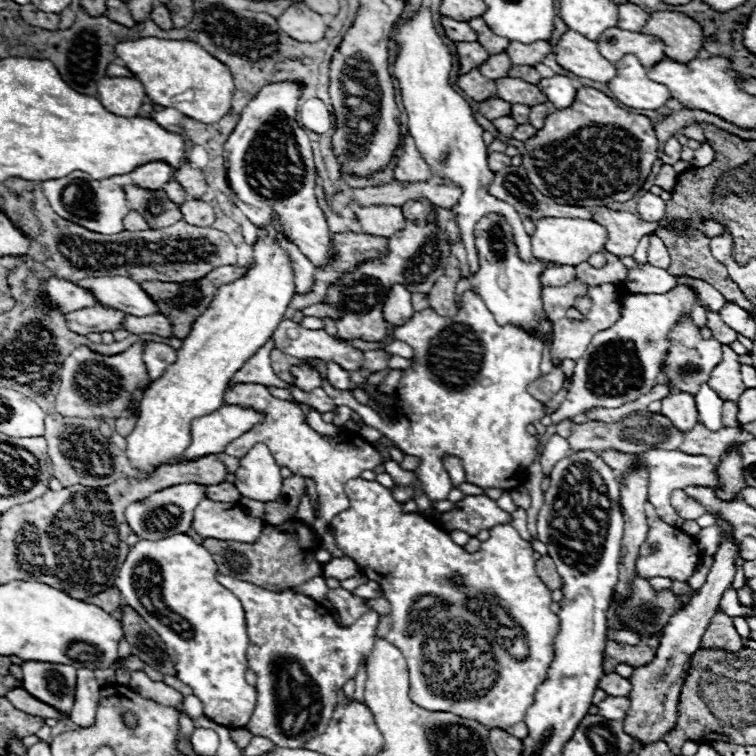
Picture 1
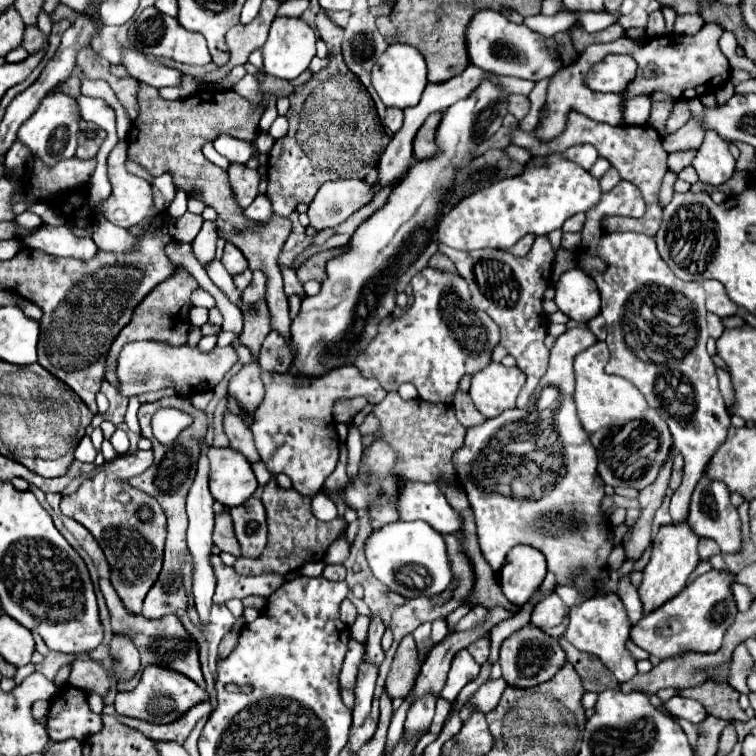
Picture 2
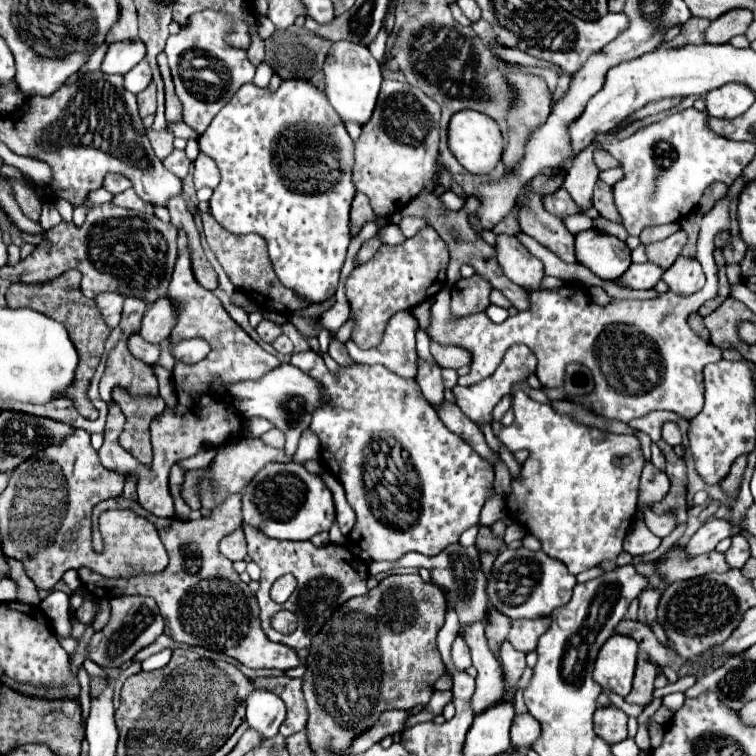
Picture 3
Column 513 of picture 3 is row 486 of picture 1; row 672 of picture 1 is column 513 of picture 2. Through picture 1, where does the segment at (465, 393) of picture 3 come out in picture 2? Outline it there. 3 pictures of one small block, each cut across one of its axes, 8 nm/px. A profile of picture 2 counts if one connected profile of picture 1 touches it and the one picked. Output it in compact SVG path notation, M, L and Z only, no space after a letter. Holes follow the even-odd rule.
M588 328L566 330L556 340L548 372L540 378L526 408L504 410L504 414L468 428L464 448L454 454L460 484L474 510L482 554L494 572L504 566L506 554L518 544L538 548L546 556L548 570L556 574L556 580L562 584L566 580L566 584L574 588L586 588L594 582L598 572L606 570L612 544L608 542L608 526L600 510L604 482L596 472L596 450L576 414L572 370L576 354L584 352L594 342L596 336ZM544 386L556 386L560 390L560 408L552 414L550 422L542 420L536 410L536 400ZM562 506L582 506L582 516L588 516L588 520L574 522L574 528L568 528L562 536L538 528L538 520L544 516L562 516L564 522L568 522L562 514ZM578 568L586 572L572 582L570 574Z

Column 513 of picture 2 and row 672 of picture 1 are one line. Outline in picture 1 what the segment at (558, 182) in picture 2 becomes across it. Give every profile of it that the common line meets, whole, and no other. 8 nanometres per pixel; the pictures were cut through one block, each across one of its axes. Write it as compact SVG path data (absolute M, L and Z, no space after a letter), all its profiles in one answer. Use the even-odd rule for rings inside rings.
M174 534L162 540L138 540L130 548L128 558L114 580L114 586L120 590L124 602L130 604L142 616L142 620L146 620L150 628L154 628L154 632L158 632L158 636L164 640L168 654L176 666L178 680L194 690L194 696L198 696L204 704L204 714L216 724L242 728L248 724L256 706L256 688L248 686L244 680L248 670L248 634L244 608L228 588L218 584L216 574L218 566L202 544L196 544L186 534Z

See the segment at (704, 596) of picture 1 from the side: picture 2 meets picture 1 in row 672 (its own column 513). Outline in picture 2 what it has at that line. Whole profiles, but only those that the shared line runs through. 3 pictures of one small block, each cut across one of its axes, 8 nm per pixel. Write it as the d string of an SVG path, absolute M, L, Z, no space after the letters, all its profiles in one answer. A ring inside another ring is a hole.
M526 624L524 628L516 630L512 636L508 636L502 642L498 662L502 666L502 676L508 682L508 686L532 688L532 686L538 686L542 682L548 682L566 664L566 654L556 638L550 638L548 634L544 634L536 626ZM550 644L554 644L554 648Z

